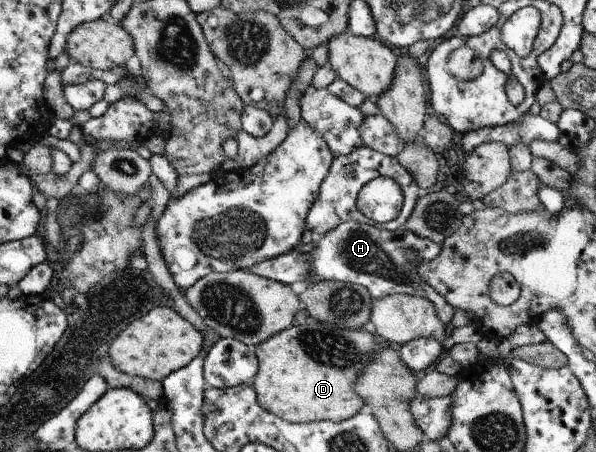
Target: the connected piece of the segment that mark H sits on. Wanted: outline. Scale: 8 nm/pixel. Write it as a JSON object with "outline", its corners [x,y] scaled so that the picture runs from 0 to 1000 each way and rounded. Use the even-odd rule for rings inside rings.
{"outline":[[[592,482],[581,491],[572,491],[540,522],[530,522],[529,531],[534,538],[530,538],[525,555],[520,558],[518,613],[512,622],[507,622],[507,635],[534,628],[545,619],[569,619],[614,635],[614,642],[621,648],[628,666],[641,664],[663,650],[708,657],[728,675],[743,719],[755,726],[765,684],[755,670],[750,670],[748,662],[738,648],[733,648],[706,617],[706,611],[696,600],[696,566],[690,566],[690,577],[685,580],[676,562],[676,553],[688,546],[698,551],[710,575],[728,575],[738,562],[738,540],[732,540],[721,529],[698,522],[695,515],[685,511],[685,507],[680,507],[678,500],[664,509],[643,509],[641,504],[634,504],[628,493],[604,496]]]}

